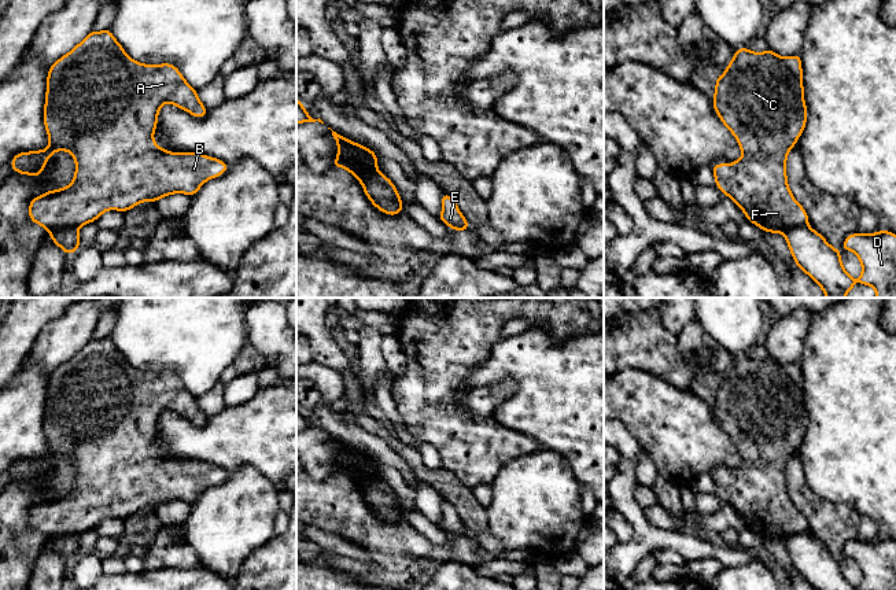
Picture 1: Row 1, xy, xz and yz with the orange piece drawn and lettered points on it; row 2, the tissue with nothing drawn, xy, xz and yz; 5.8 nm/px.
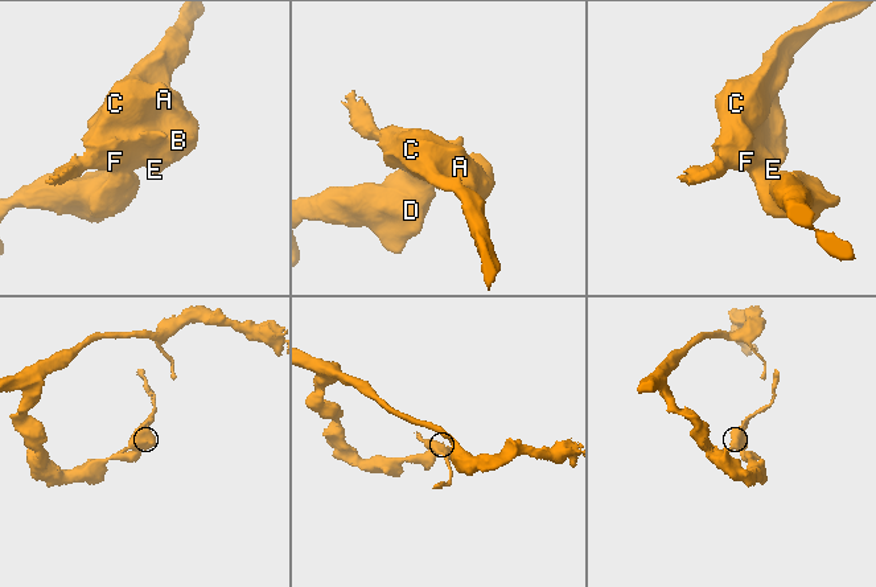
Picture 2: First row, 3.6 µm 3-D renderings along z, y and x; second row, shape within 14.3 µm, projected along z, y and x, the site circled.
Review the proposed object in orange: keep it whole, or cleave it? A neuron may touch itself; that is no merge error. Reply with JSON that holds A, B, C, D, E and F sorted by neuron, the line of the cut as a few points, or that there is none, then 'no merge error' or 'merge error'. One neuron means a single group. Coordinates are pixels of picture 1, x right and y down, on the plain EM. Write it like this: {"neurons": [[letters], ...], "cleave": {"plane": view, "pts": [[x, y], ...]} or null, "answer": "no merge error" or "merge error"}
{"neurons": [["A", "B", "C", "E", "F"], ["D"]], "cleave": {"plane": "xy", "pts": [[77, 534], [65, 534], [50, 541]]}, "answer": "merge error"}

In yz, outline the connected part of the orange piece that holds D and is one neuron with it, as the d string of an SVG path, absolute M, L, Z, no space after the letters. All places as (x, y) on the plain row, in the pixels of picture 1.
M810 532L783 539L790 561L815 590L896 590L896 542L889 538L851 541L841 557L852 558L862 571L858 587L842 574L841 557L836 557Z

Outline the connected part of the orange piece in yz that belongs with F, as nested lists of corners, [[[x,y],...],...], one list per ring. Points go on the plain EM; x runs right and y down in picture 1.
[[[746,354],[735,358],[726,379],[716,384],[712,413],[723,432],[737,446],[742,464],[727,471],[712,473],[715,493],[744,519],[748,528],[771,541],[783,541],[796,534],[808,532],[808,521],[794,506],[788,493],[788,460],[797,451],[807,431],[801,365],[779,364],[771,357],[752,359]]]

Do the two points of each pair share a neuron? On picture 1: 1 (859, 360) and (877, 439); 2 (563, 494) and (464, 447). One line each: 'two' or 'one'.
1: one
2: two

